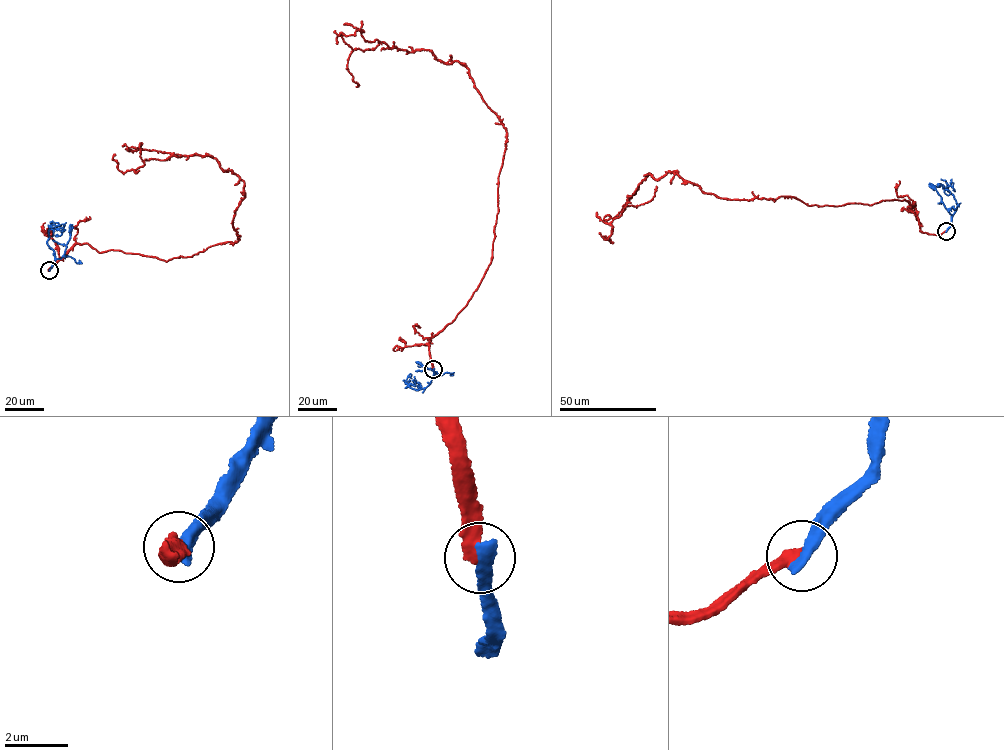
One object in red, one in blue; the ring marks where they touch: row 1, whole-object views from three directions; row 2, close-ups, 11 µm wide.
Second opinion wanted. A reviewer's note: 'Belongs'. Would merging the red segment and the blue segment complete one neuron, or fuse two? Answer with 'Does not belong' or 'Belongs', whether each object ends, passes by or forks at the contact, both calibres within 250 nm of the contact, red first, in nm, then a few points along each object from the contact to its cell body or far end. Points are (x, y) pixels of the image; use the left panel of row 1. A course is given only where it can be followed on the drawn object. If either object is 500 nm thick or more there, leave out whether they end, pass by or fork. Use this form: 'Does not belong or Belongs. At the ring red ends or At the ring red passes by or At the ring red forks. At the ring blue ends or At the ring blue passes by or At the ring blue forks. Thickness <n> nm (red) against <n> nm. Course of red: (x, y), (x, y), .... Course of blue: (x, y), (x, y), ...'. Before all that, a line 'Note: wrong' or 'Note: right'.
Note: wrong
Does not belong. At the ring red ends. At the ring blue ends. Thickness 380 nm (red) against 460 nm. Course of red: (49, 270), (76, 244), (167, 261), (239, 240), (244, 183), (215, 158), (172, 155), (124, 172), (115, 154). Course of blue: (49, 270), (54, 256), (47, 242), (49, 229), (62, 232), (60, 235), (54, 235)

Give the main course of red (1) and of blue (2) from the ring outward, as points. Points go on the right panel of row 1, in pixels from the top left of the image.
1: (946, 231), (922, 232), (904, 199), (724, 199), (676, 171), (641, 181), (611, 242), (599, 232)
2: (946, 231), (957, 205), (948, 187), (955, 190)

